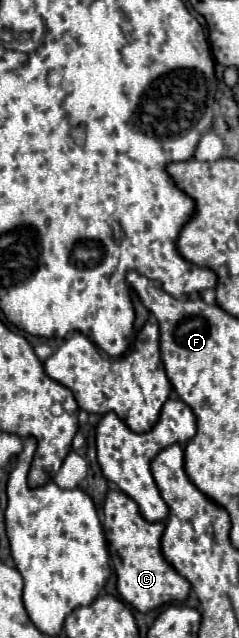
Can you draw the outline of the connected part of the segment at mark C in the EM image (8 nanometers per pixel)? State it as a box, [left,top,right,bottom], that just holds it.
[104,490,190,612]

